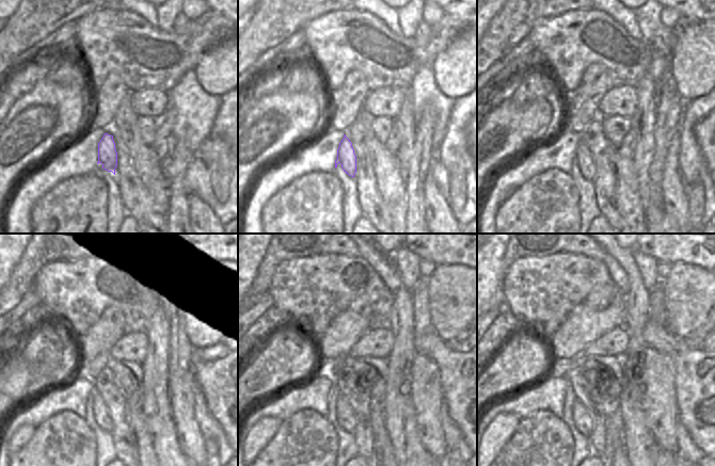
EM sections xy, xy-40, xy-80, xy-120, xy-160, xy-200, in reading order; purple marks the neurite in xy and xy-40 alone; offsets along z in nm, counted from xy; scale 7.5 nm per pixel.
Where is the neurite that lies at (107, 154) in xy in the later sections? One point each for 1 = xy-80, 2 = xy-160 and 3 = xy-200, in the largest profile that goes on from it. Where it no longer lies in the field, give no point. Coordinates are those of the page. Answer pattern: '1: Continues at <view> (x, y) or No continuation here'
1: Continues at xy-80 (584, 158)
2: Continues at xy-160 (346, 419)
3: Continues at xy-200 (584, 422).

